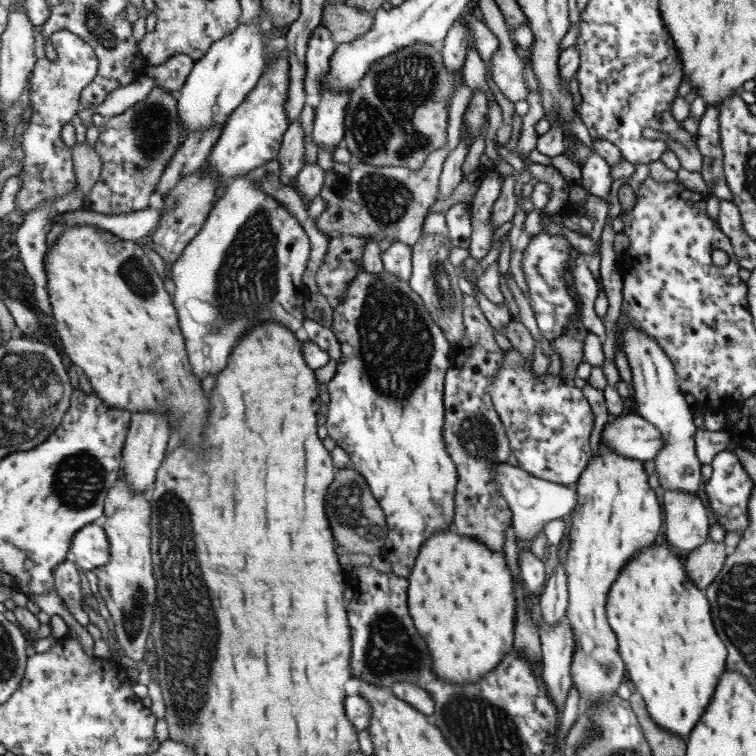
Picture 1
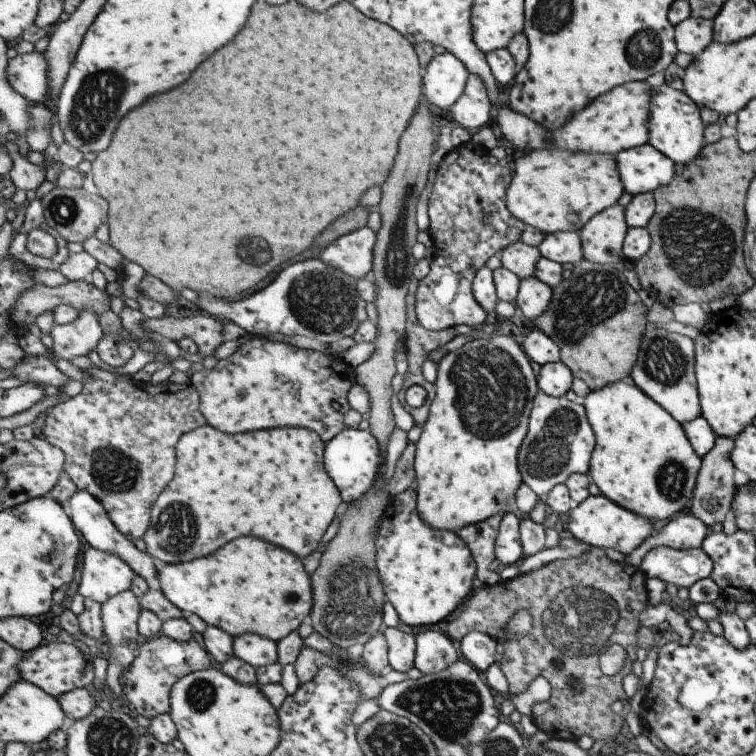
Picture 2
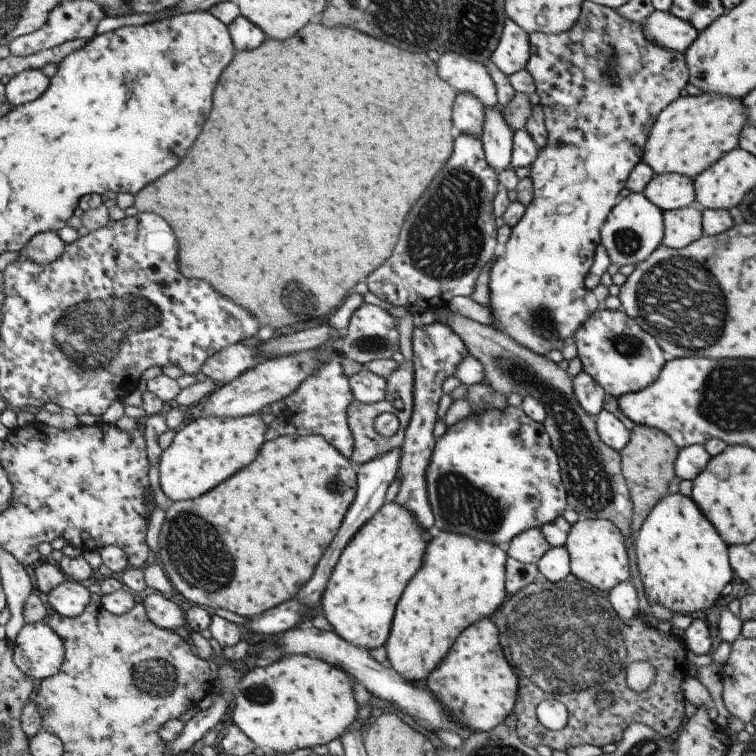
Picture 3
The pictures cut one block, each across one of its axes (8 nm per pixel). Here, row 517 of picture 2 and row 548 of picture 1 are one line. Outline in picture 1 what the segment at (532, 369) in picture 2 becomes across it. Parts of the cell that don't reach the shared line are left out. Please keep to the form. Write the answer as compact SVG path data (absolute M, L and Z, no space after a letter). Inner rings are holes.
M455 529L441 531L423 543L414 571L408 579L411 616L415 616L415 624L427 642L431 634L428 650L435 660L435 675L445 678L443 681L448 684L459 682L460 686L464 686L467 681L486 678L514 650L518 596L515 595L514 572L505 551L495 551L485 541L473 535L457 533Z

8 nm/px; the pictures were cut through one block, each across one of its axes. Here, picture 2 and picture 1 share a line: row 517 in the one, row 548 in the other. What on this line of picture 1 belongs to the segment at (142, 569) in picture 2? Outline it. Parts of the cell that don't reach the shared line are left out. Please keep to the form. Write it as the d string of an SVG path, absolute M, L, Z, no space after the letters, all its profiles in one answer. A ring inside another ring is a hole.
M87 524L71 543L73 560L85 571L93 571L111 562L110 537L102 524Z

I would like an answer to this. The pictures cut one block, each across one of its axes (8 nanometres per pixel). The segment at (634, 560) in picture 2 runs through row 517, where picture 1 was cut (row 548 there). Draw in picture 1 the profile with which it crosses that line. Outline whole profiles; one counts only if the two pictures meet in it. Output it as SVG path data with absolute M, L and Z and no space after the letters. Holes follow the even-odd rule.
M665 489L660 493L666 516L663 541L684 558L709 538L712 523L709 508L702 495L691 495L677 489Z

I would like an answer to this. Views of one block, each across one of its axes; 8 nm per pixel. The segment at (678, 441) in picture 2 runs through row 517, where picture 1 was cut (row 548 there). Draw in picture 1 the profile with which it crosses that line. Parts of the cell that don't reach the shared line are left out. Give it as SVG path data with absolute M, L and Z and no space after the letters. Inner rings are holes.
M662 539L651 547L643 547L639 554L631 558L625 567L621 567L619 571L619 579L615 581L610 594L610 604L607 606L607 616L610 617L611 628L614 629L615 634L618 636L619 641L619 656L625 662L625 672L627 678L633 684L634 692L637 692L646 704L646 709L649 710L650 717L653 718L655 725L663 728L665 731L679 735L687 740L689 731L694 728L696 721L703 715L704 709L708 706L709 700L712 698L715 686L719 682L719 675L723 674L725 661L726 661L726 648L722 640L719 640L713 623L711 622L709 601L705 598L704 592L698 589L688 573L685 572L685 559L674 552L673 548Z

